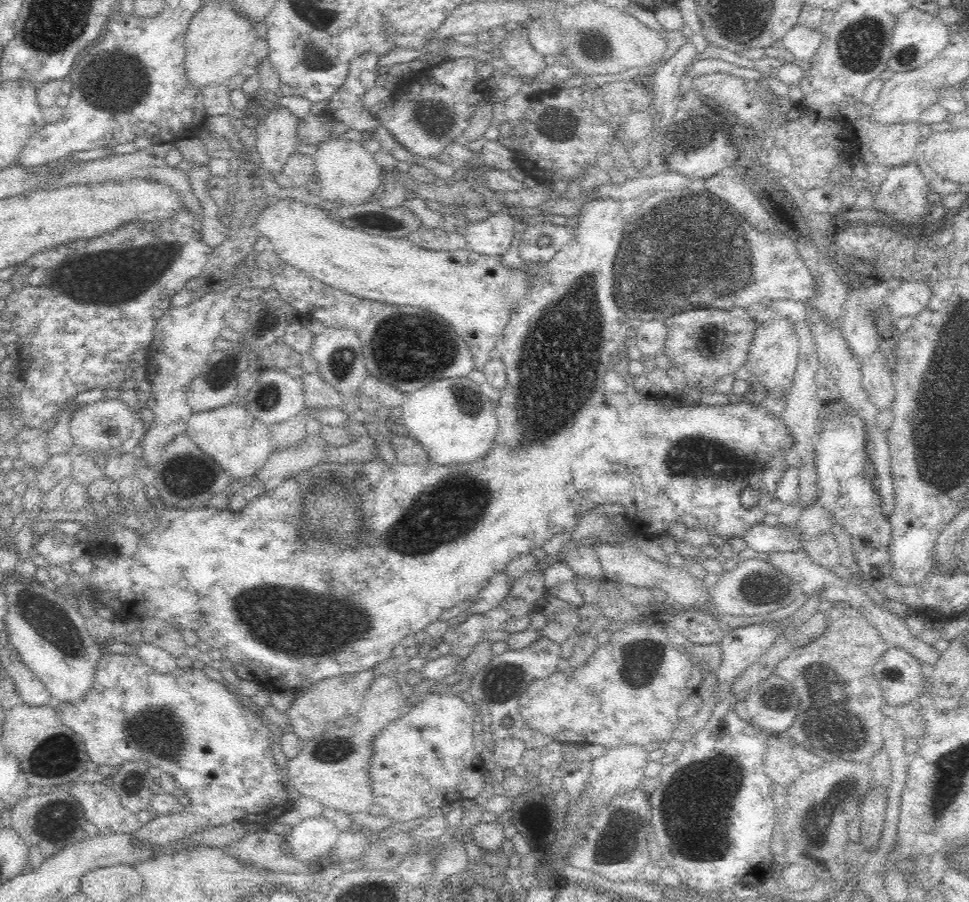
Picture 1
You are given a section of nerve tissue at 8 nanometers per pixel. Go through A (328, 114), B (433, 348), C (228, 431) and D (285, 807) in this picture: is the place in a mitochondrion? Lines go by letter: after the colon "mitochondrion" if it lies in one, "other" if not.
A: other
B: mitochondrion
C: other
D: other

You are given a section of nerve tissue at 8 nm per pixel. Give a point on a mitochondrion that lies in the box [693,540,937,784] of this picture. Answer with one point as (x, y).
(826, 723)

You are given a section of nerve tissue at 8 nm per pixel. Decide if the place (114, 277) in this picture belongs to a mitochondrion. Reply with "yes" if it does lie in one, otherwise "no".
yes

